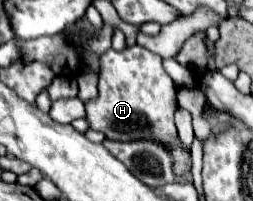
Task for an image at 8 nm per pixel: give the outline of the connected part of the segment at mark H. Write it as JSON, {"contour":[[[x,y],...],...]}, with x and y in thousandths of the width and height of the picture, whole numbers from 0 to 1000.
{"contour":[[[518,229],[478,259],[431,239],[399,279],[391,358],[391,478],[336,517],[344,597],[368,647],[407,657],[431,697],[510,706],[589,687],[636,706],[668,766],[684,766],[684,856],[700,886],[755,856],[755,756],[723,736],[684,567],[700,547],[700,428],[644,338],[644,289],[565,249],[565,229]]]}

